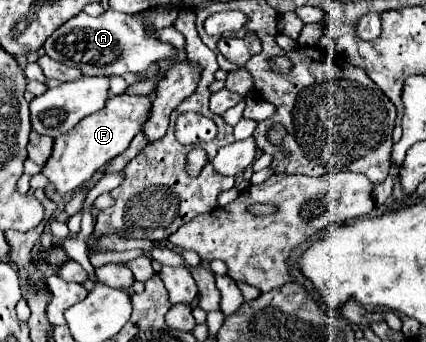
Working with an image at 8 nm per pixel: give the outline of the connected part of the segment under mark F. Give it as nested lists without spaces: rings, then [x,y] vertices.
[[[124,93],[108,99],[100,111],[84,117],[80,125],[74,125],[68,133],[60,135],[54,141],[54,151],[48,163],[44,165],[42,173],[50,179],[50,183],[56,187],[58,193],[74,191],[82,183],[90,181],[92,175],[100,167],[104,167],[110,159],[114,159],[124,149],[128,149],[132,137],[136,137],[136,133],[140,133],[144,123],[148,121],[150,107],[152,107],[152,99],[148,95]]]

